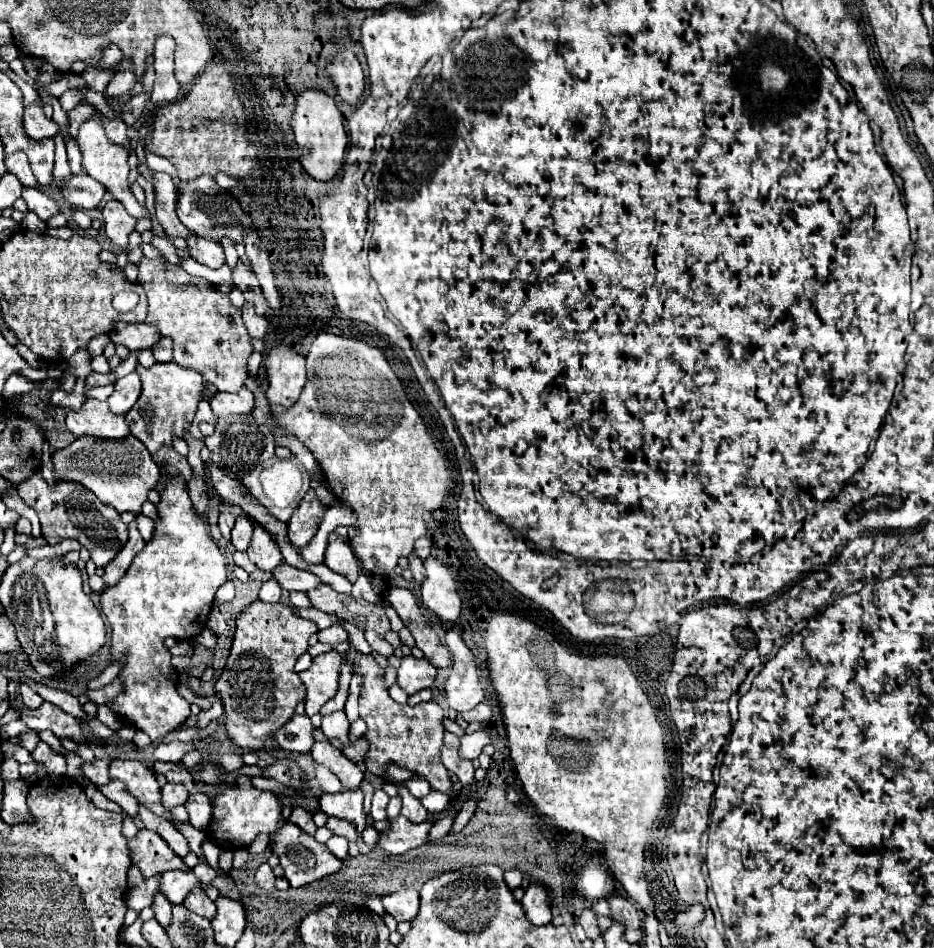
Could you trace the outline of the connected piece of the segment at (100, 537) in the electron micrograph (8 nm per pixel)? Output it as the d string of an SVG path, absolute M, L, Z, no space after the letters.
M35 472L17 486L17 492L23 498L23 502L37 512L41 520L41 532L47 544L57 544L65 538L73 538L89 550L97 566L105 568L127 542L127 524L121 520L119 512L113 506L99 502L99 498L79 482L55 480L55 486L49 486L45 478L39 472Z

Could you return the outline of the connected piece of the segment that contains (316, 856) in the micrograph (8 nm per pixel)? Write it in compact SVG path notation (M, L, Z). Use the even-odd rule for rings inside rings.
M285 822L273 836L271 836L271 852L279 856L281 860L281 866L285 870L285 878L289 880L291 888L301 888L301 886L307 886L323 876L329 876L337 870L341 870L343 866L343 860L335 858L325 844L317 842L315 838L311 838L309 834L305 834L299 826L291 824L291 822Z

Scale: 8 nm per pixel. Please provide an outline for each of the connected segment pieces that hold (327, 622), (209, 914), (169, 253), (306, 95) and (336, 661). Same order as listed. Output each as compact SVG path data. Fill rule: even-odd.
M293 608L293 610L295 610L299 616L305 616L307 620L313 620L313 622L317 622L317 626L319 626L321 630L341 620L339 616L333 616L333 614L327 614L327 612L321 612L321 614L311 614L311 612L315 612L313 608L309 608L309 610L297 610L297 608Z
M193 890L193 894L189 894L183 904L185 904L191 912L195 912L195 914L207 918L207 920L213 920L213 918L215 918L215 902L211 902L211 900L207 898L207 894L201 892L201 890Z
M154 235L151 244L157 248L170 263L181 266L179 257L176 254L176 248L167 238Z
M305 90L295 100L295 112L291 116L291 130L295 134L297 144L297 160L305 168L309 176L321 182L333 180L333 176L339 172L345 150L347 150L347 132L343 126L343 116L339 108L335 106L335 100L319 90Z
M333 650L313 658L313 664L299 674L307 688L307 698L305 698L307 716L317 714L319 708L337 694L339 670L341 670L341 656Z

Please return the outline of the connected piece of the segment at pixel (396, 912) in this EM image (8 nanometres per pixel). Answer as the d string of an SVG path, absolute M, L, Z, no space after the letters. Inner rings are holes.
M397 890L381 896L383 908L397 922L411 922L419 908L419 892L417 890Z

